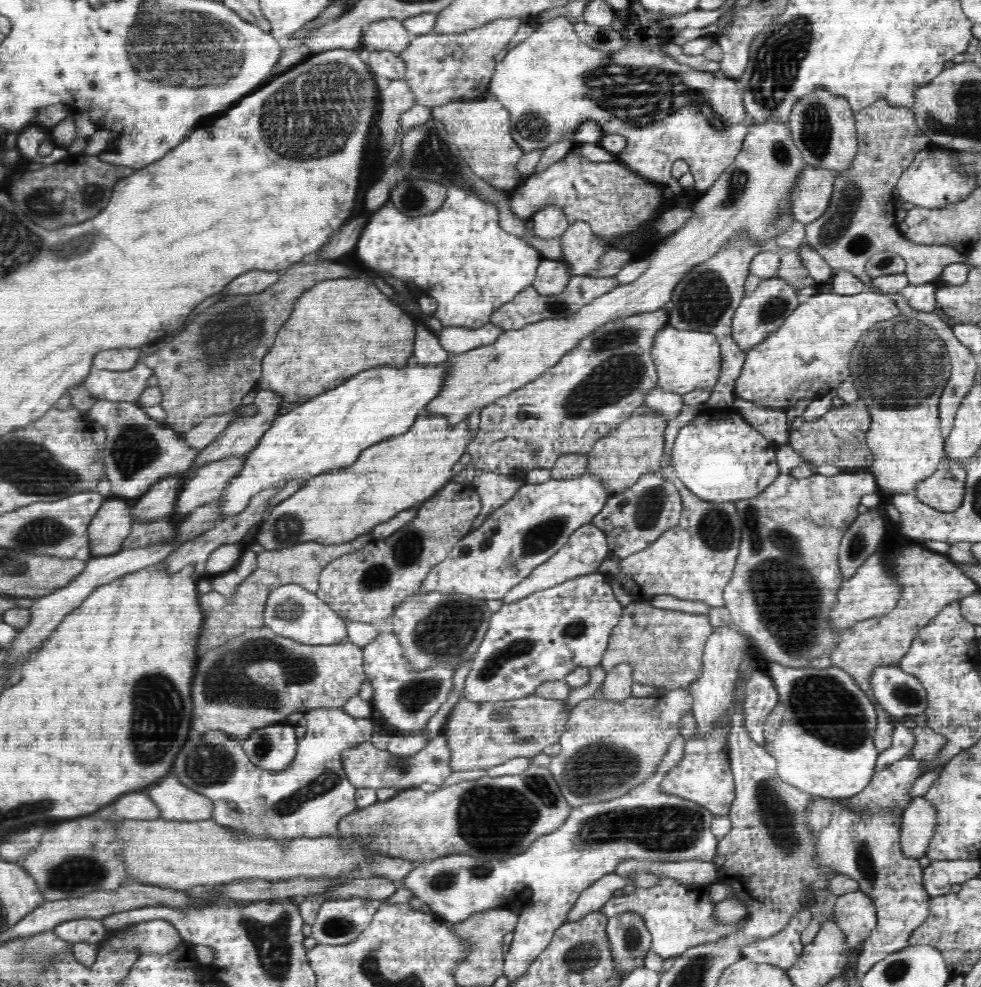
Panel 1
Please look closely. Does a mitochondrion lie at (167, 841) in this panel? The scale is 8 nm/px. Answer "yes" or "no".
no

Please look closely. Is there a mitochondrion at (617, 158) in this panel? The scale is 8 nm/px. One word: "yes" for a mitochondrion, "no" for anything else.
no

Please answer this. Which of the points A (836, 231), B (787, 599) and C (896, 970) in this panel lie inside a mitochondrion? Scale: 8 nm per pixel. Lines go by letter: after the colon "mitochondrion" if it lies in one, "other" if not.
A: mitochondrion
B: mitochondrion
C: mitochondrion

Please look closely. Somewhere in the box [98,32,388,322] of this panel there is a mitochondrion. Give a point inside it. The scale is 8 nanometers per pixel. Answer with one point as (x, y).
(311, 118)

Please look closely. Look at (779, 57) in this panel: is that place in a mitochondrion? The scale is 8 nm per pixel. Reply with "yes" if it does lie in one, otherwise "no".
yes

